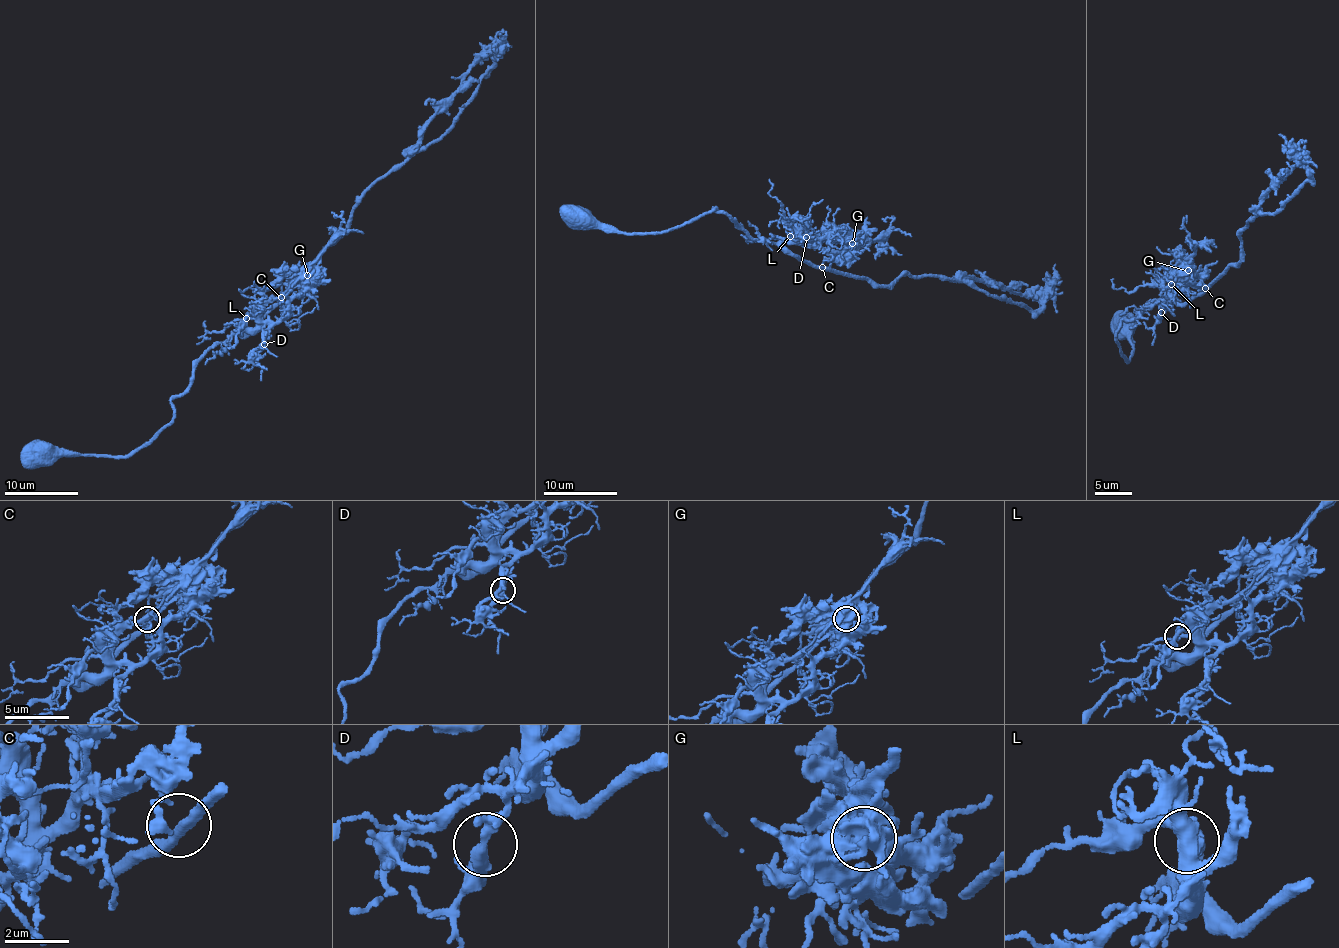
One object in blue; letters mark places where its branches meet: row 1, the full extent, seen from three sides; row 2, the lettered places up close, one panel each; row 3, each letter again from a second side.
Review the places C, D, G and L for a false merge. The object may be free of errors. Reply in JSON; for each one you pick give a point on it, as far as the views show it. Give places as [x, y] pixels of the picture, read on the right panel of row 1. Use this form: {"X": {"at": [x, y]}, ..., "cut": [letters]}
{"G": {"at": [1188, 270]}, "cut": ["G"]}

